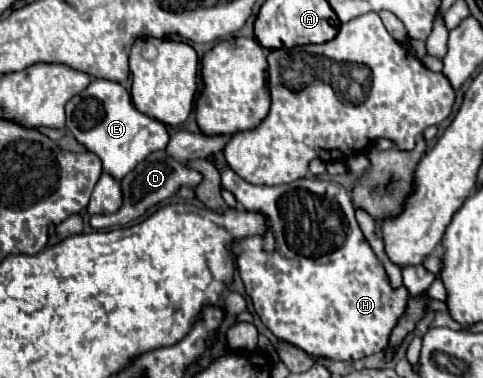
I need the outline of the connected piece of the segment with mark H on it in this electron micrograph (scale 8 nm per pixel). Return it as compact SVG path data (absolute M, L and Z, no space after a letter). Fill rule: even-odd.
M216 154L216 166L222 174L222 186L234 194L242 208L266 216L268 230L240 238L232 244L232 250L246 292L270 332L316 358L360 360L382 352L388 346L390 332L406 312L408 290L404 286L390 286L384 266L356 222L348 190L338 182L318 180L316 176L298 178L280 186L256 186L242 180L232 168L226 168L222 154Z

